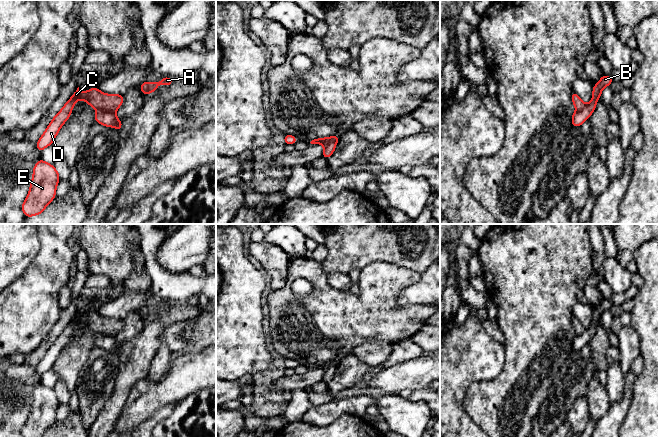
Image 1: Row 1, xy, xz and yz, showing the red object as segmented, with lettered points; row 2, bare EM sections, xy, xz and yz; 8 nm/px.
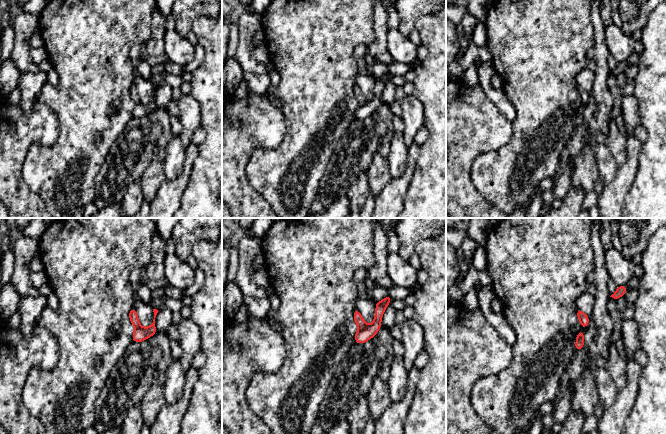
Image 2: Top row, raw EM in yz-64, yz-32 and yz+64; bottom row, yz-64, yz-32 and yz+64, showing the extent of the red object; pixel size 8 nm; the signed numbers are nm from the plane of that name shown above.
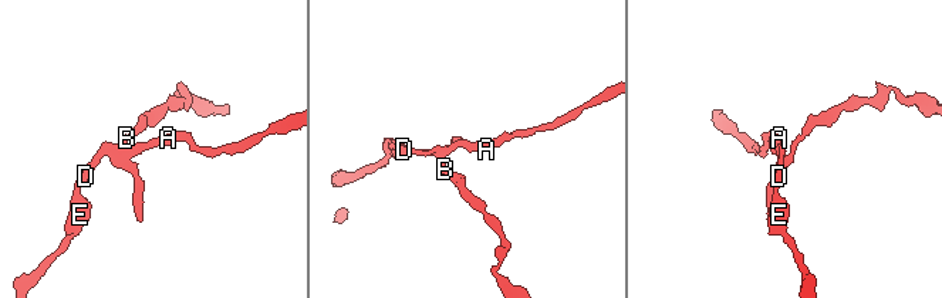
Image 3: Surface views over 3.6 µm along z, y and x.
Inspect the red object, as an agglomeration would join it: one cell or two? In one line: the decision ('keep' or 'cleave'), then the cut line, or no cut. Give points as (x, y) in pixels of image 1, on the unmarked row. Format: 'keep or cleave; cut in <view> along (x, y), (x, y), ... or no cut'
cleave; cut in xy along (102, 333), (114, 335)

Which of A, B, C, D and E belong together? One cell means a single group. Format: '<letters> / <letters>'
A C D E / B

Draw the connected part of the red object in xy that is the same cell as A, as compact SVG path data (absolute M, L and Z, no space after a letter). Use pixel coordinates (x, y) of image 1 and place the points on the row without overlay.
M163 301L161 305L155 306L155 307L149 307L144 305L139 311L144 319L148 319L150 317L153 317L155 313L159 311L160 308L163 308L169 311L173 305L175 304L172 302Z

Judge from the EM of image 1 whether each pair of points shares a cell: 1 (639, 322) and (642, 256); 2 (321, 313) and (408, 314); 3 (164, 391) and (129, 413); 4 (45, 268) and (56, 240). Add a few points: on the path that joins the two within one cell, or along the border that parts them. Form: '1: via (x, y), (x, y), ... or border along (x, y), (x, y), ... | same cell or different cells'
1: via (647, 306), (647, 272) | same cell
2: via (343, 321), (368, 324), (377, 332), (389, 332) | same cell
3: via (155, 395), (148, 397), (138, 407) | same cell
4: via (52, 261), (54, 247) | same cell

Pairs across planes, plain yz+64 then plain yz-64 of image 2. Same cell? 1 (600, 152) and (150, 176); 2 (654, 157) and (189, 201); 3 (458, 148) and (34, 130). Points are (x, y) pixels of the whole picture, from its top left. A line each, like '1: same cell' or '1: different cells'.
1: same cell
2: same cell
3: same cell

